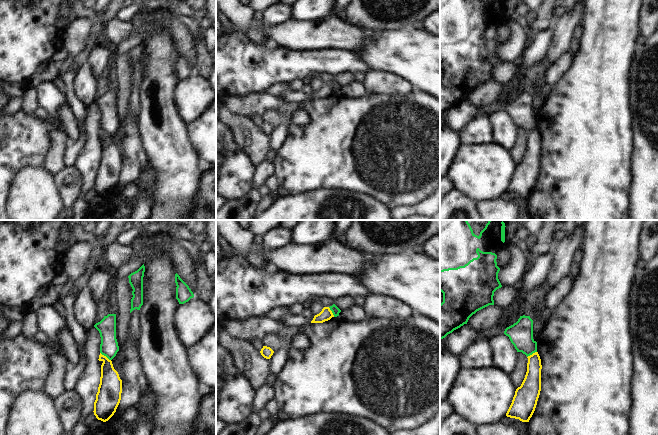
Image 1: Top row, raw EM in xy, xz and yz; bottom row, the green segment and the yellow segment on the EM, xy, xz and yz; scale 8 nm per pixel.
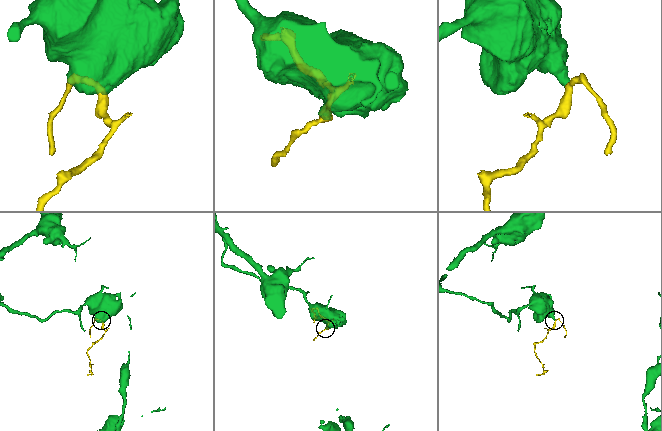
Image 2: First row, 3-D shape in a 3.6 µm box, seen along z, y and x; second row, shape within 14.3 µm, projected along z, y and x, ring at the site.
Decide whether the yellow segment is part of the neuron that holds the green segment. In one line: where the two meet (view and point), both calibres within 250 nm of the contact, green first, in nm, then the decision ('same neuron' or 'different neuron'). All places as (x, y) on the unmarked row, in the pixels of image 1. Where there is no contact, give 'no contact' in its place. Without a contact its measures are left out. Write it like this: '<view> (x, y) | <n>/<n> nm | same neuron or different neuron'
xy (105, 131) | 150/180 nm | different neuron

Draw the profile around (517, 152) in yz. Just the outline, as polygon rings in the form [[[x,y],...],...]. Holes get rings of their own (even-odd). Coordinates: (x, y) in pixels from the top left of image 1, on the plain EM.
[[[518,128],[517,140],[513,148],[510,150],[511,156],[516,165],[521,162],[525,154],[527,148],[527,139],[528,139],[527,132],[522,128]]]

